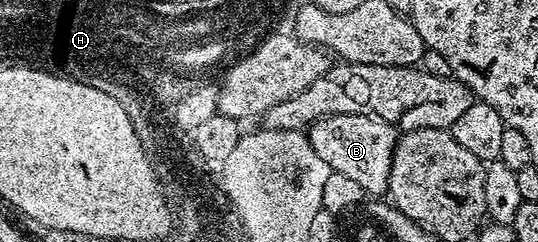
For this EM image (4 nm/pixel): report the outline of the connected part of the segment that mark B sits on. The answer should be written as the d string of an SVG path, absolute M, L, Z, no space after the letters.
M369 114L330 115L307 126L306 136L331 172L355 179L365 194L384 195L389 192L388 180L392 175L392 160L396 154L396 129L393 122Z

